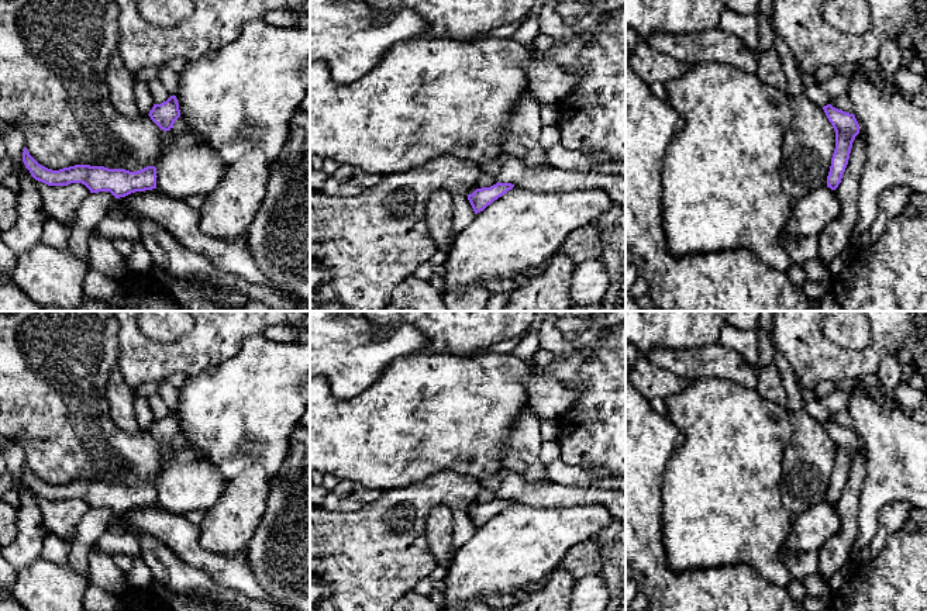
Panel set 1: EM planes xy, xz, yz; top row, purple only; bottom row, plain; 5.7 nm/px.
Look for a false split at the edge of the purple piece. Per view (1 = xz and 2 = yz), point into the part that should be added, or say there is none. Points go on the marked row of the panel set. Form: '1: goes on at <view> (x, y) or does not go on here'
1: does not go on here
2: does not go on here

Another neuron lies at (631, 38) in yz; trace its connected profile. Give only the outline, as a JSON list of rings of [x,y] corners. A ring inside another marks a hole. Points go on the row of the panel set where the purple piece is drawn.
[[[626,27],[626,62],[640,42],[638,35],[634,30]]]

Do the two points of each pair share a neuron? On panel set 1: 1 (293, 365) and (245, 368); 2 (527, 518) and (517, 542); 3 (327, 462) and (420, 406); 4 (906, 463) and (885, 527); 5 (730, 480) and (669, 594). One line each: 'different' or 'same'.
1: same
2: same
3: same
4: different
5: different

